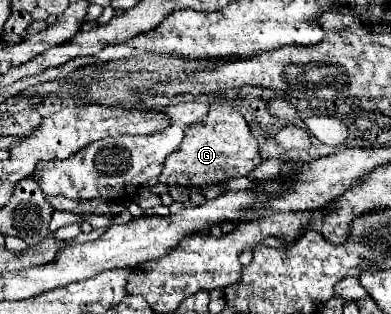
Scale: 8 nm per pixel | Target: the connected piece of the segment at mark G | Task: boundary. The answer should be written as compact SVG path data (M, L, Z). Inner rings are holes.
M210 104L208 114L186 128L182 144L164 160L164 170L158 180L166 186L222 184L230 178L246 176L260 162L262 158L258 154L258 142L250 134L244 116L232 106Z

